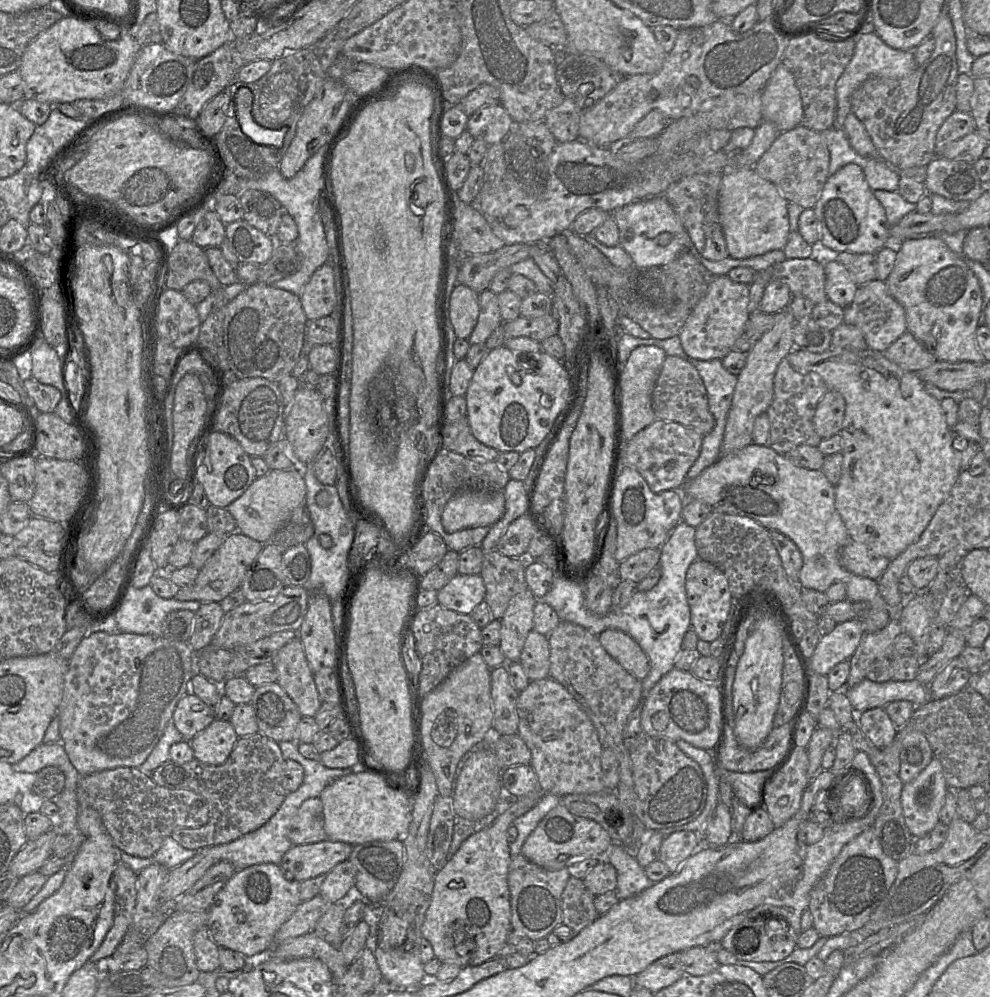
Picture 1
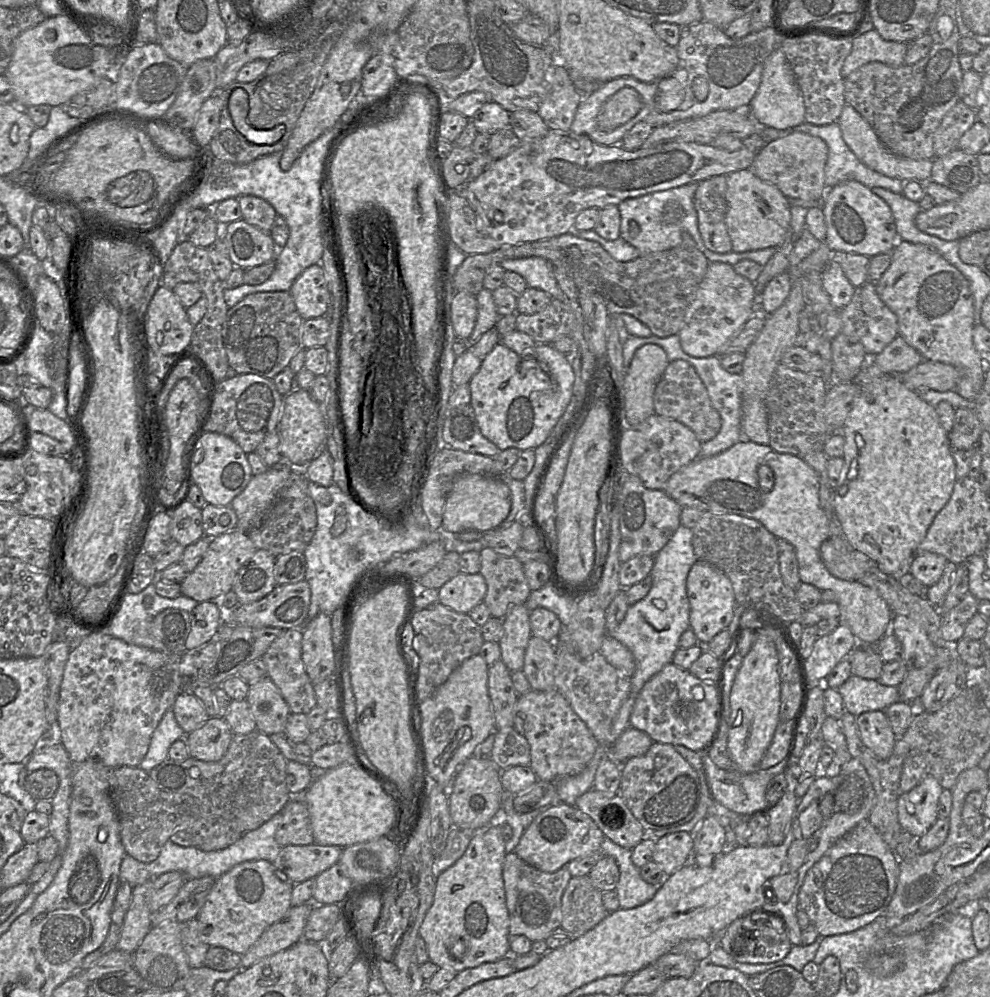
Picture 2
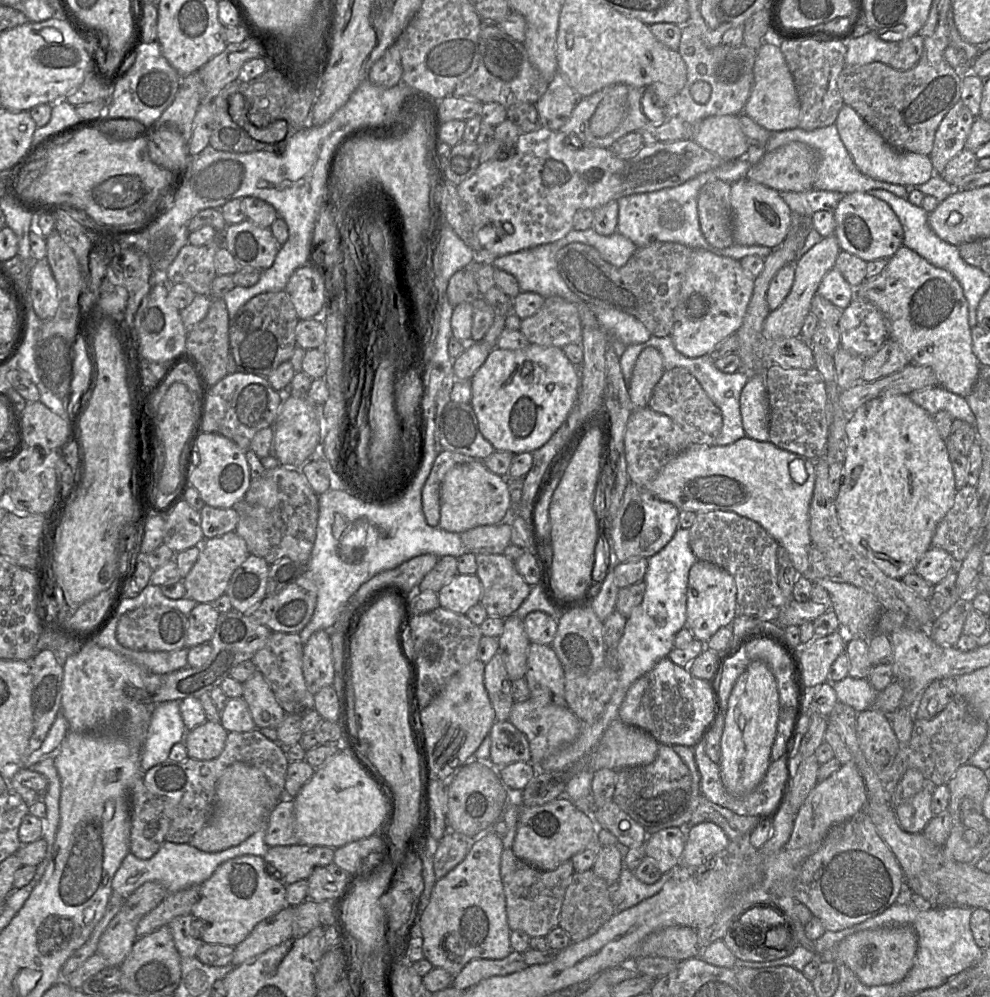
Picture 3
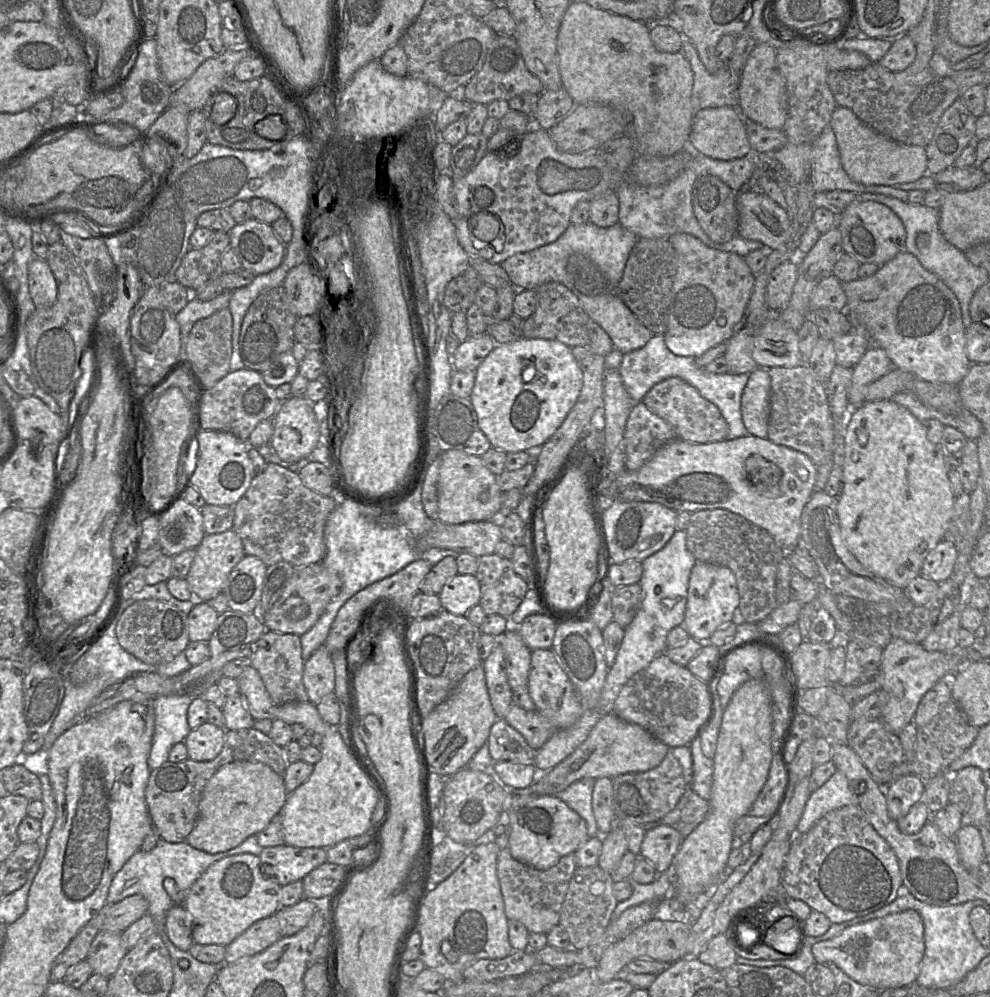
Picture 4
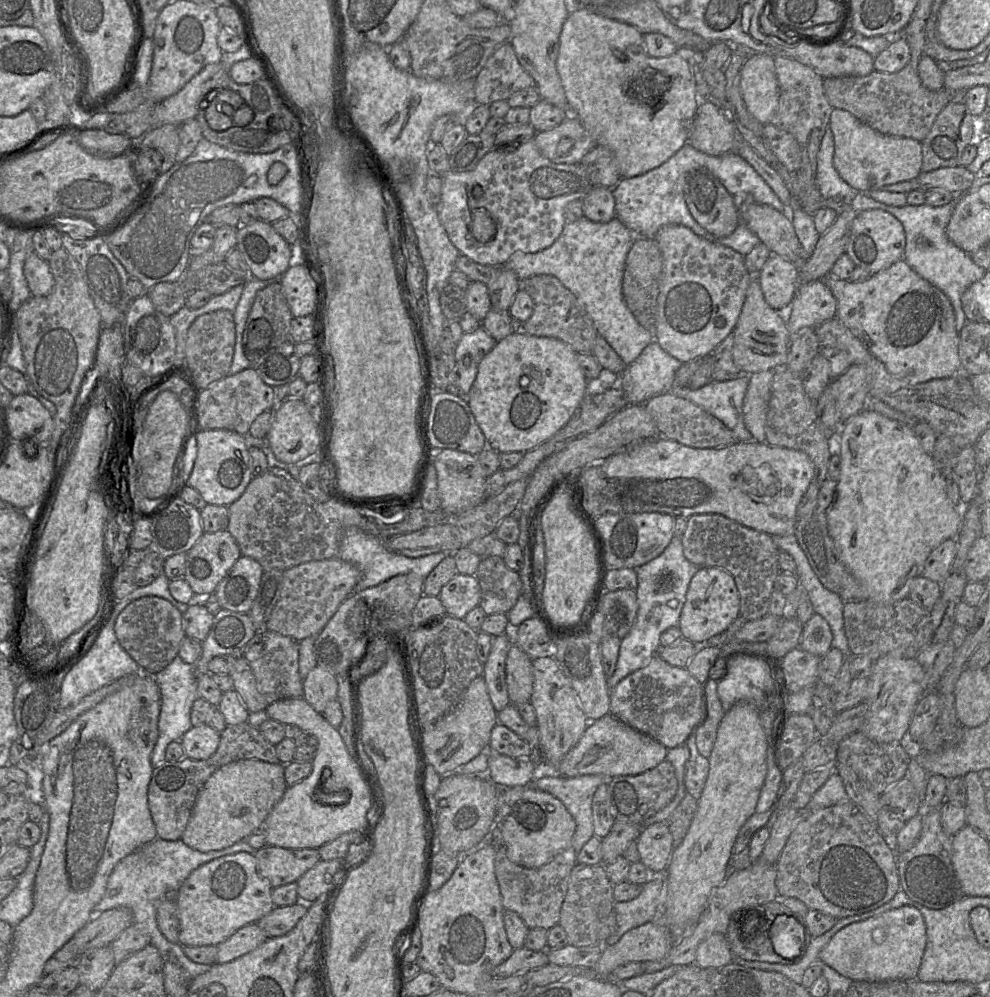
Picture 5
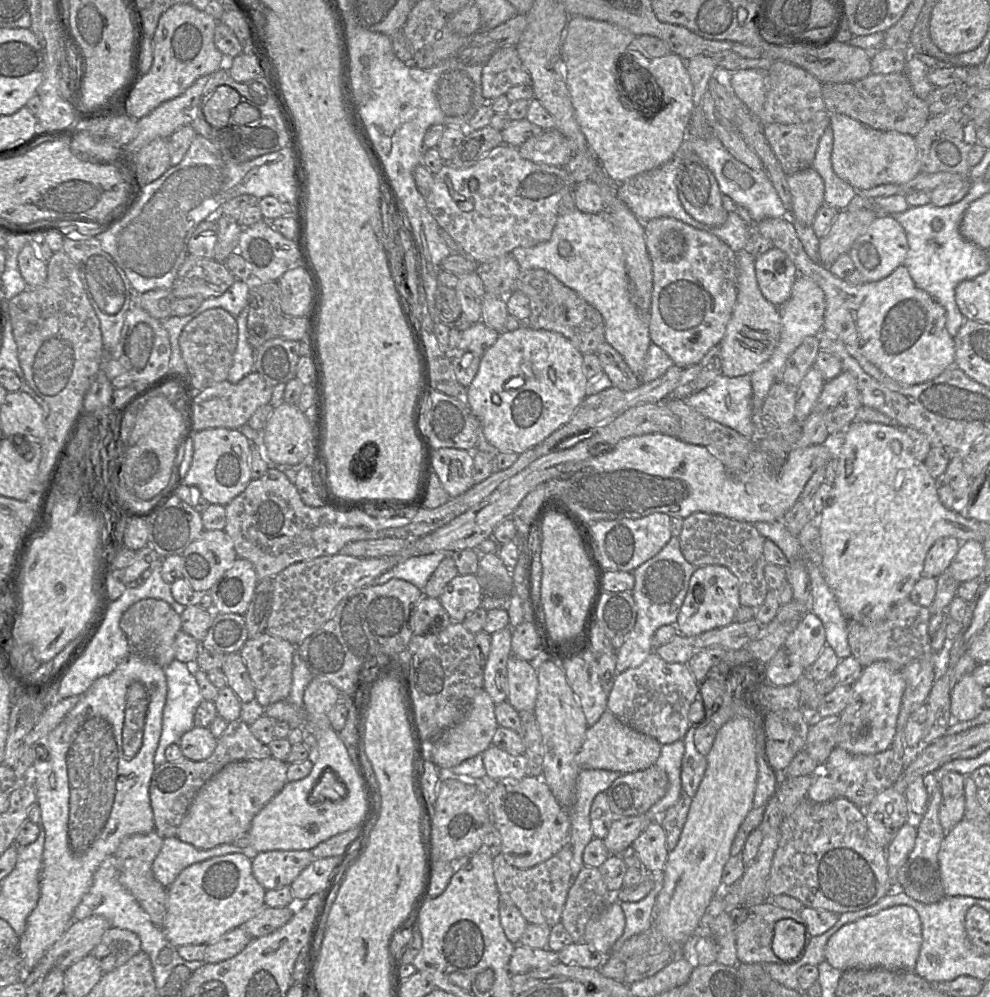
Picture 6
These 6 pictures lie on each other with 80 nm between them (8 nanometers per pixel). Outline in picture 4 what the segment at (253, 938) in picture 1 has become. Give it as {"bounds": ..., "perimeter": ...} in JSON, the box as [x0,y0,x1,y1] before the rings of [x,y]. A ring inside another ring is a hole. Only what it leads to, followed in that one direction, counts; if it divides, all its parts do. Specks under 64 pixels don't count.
{"bounds":[181,853,281,945],"perimeter":[[[242,853],[210,865],[185,893],[181,905],[193,917],[192,938],[201,945],[229,945],[255,922],[272,916],[281,907],[281,886],[261,872],[259,856]]]}

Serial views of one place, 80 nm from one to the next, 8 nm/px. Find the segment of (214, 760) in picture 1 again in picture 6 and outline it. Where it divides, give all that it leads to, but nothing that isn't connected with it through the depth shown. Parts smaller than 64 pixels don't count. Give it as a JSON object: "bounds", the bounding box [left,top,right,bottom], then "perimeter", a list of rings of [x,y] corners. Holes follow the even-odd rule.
{"bounds":[178,726,217,761],"perimeter":[[[194,726],[181,736],[178,745],[184,758],[191,761],[202,761],[212,755],[217,740],[209,728]]]}

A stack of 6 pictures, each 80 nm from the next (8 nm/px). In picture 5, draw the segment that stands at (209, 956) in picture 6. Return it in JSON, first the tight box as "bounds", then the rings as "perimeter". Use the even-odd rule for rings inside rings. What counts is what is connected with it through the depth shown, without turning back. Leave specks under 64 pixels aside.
{"bounds":[217,923,268,963],"perimeter":[[[257,923],[248,924],[238,929],[233,935],[217,945],[217,963],[231,962],[251,951],[268,939],[268,935]]]}

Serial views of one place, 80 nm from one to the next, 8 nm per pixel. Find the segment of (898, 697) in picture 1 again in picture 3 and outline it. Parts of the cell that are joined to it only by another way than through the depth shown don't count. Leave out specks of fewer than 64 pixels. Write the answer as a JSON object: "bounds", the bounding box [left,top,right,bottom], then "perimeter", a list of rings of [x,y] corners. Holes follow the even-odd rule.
{"bounds":[827,676,878,713],"perimeter":[[[847,676],[842,681],[827,681],[834,689],[839,702],[852,707],[857,713],[873,707],[878,692],[866,678]]]}

